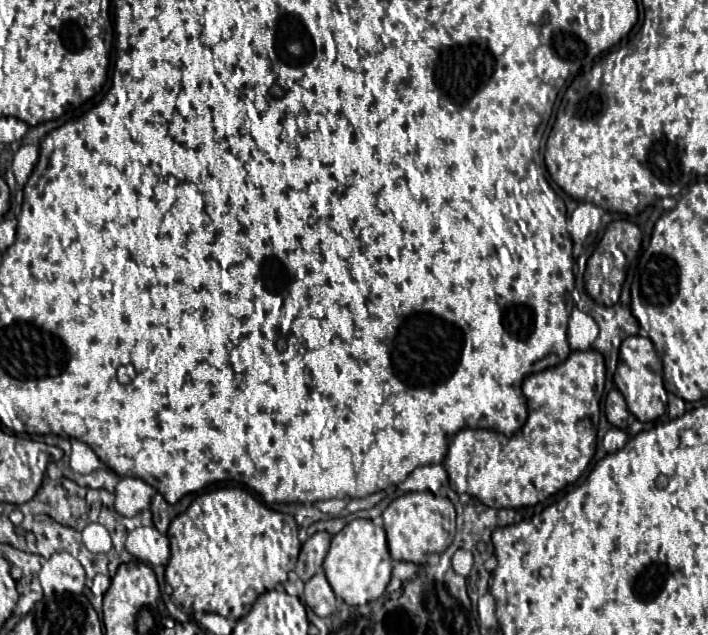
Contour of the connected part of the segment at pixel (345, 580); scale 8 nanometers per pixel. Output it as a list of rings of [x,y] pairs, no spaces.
[[[352,520],[332,538],[330,550],[324,558],[324,572],[336,596],[342,598],[346,604],[362,606],[370,600],[380,598],[392,574],[392,558],[388,552],[386,534],[378,532],[378,526],[372,520]]]

